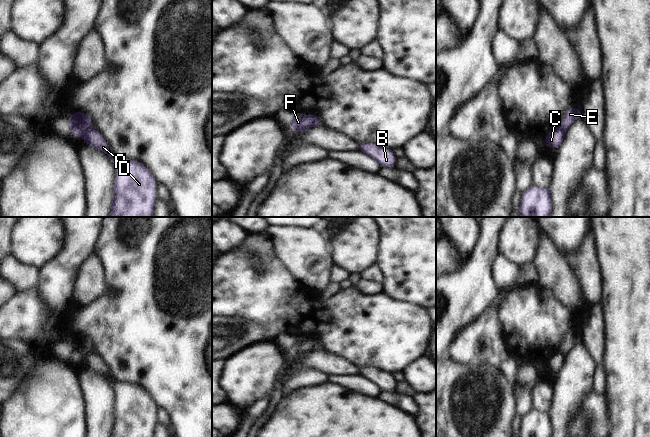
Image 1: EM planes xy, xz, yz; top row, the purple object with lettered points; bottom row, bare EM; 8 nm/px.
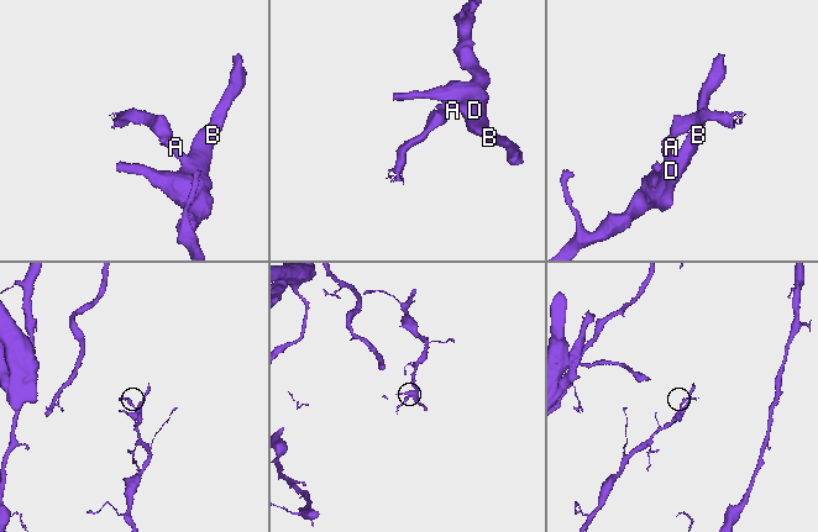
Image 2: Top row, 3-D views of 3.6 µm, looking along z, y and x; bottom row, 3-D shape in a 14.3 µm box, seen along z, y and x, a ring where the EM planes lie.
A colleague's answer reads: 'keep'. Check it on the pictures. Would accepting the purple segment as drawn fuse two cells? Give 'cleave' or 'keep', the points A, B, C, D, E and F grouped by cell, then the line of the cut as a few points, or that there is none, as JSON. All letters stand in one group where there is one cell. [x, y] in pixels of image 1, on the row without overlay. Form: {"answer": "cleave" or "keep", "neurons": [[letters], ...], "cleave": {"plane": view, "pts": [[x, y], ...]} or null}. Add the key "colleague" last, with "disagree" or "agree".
{"answer": "cleave", "neurons": [["A", "B", "C", "D"], ["E", "F"]], "cleave": {"plane": "xy", "pts": [[93, 352], [75, 358]]}, "colleague": "disagree"}

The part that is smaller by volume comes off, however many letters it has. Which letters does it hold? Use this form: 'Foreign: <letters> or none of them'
Foreign: E, F

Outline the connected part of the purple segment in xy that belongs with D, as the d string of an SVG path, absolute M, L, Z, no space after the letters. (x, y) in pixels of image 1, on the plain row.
M90 352L85 357L75 358L75 361L82 361L86 368L104 376L112 385L115 393L115 406L112 411L110 437L153 437L155 425L158 422L157 406L143 387L113 379L102 359L95 353Z

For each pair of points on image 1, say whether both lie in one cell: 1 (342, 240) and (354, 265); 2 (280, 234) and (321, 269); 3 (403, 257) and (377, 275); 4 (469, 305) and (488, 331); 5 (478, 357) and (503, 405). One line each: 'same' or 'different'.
1: same
2: same
3: different
4: different
5: different

